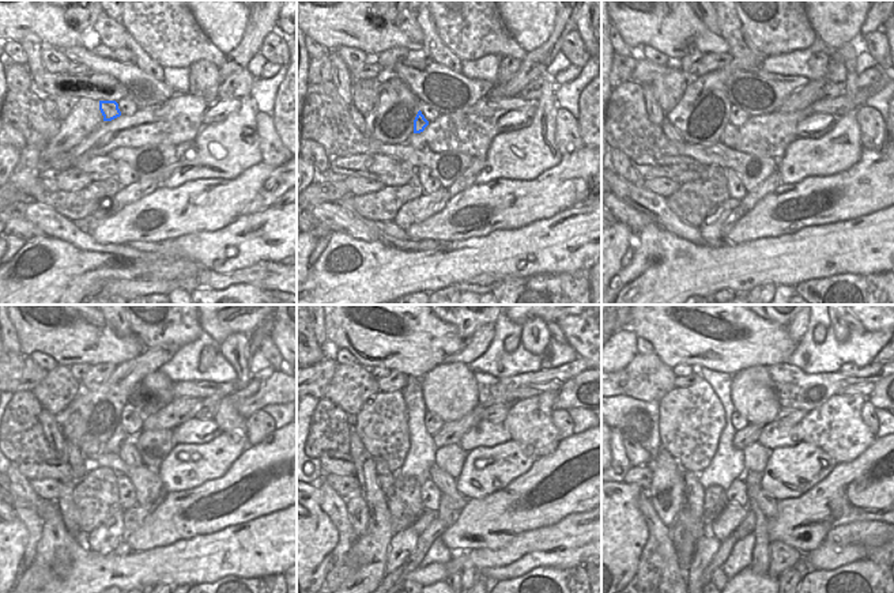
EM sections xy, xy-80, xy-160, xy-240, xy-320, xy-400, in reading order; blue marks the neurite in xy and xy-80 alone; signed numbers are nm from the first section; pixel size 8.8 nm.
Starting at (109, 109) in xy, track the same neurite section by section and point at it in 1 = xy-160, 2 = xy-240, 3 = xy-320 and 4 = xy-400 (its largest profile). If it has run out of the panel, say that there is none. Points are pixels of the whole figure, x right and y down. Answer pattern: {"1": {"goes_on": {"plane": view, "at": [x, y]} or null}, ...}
{"1": {"goes_on": {"plane": "xy-160", "at": [730, 135]}}, "2": {"goes_on": {"plane": "xy-240", "at": [128, 452]}}, "3": {"goes_on": {"plane": "xy-320", "at": [446, 484]}}, "4": {"goes_on": {"plane": "xy-400", "at": [766, 502]}}}

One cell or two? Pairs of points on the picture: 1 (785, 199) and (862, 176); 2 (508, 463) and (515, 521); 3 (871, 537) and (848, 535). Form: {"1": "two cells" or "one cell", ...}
{"1": "one cell", "2": "two cells", "3": "one cell"}

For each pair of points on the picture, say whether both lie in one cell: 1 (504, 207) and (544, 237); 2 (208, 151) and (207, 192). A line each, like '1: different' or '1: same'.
1: different
2: different

